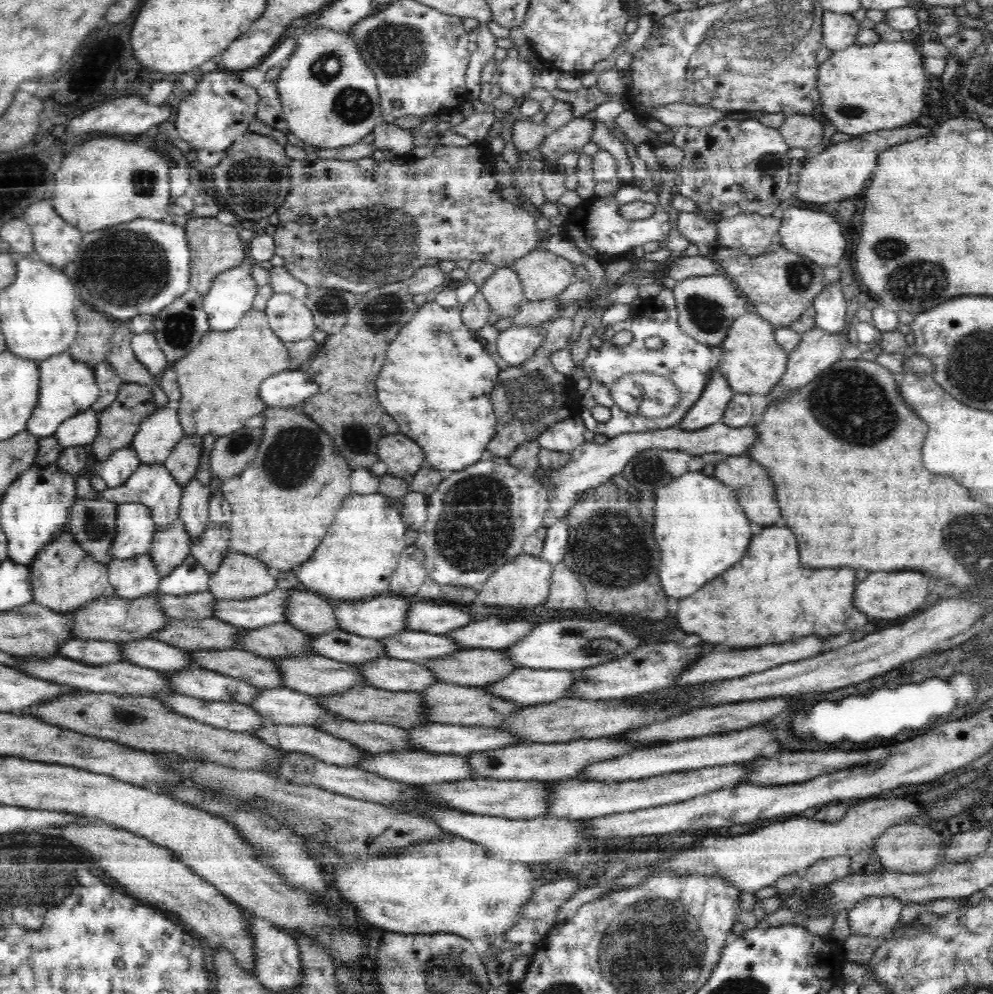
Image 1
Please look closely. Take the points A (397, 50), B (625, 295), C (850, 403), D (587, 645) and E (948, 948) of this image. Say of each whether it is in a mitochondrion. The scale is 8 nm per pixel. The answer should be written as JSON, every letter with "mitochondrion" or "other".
{"A":"mitochondrion","B":"other","C":"mitochondrion","D":"mitochondrion","E":"other"}

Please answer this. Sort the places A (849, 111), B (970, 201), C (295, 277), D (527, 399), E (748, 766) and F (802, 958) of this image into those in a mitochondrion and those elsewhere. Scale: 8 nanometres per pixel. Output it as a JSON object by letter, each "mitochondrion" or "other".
{"A":"mitochondrion","B":"other","C":"other","D":"mitochondrion","E":"other","F":"other"}

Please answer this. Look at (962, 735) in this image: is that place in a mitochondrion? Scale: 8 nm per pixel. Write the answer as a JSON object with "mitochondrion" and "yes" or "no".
{"mitochondrion":"no"}

